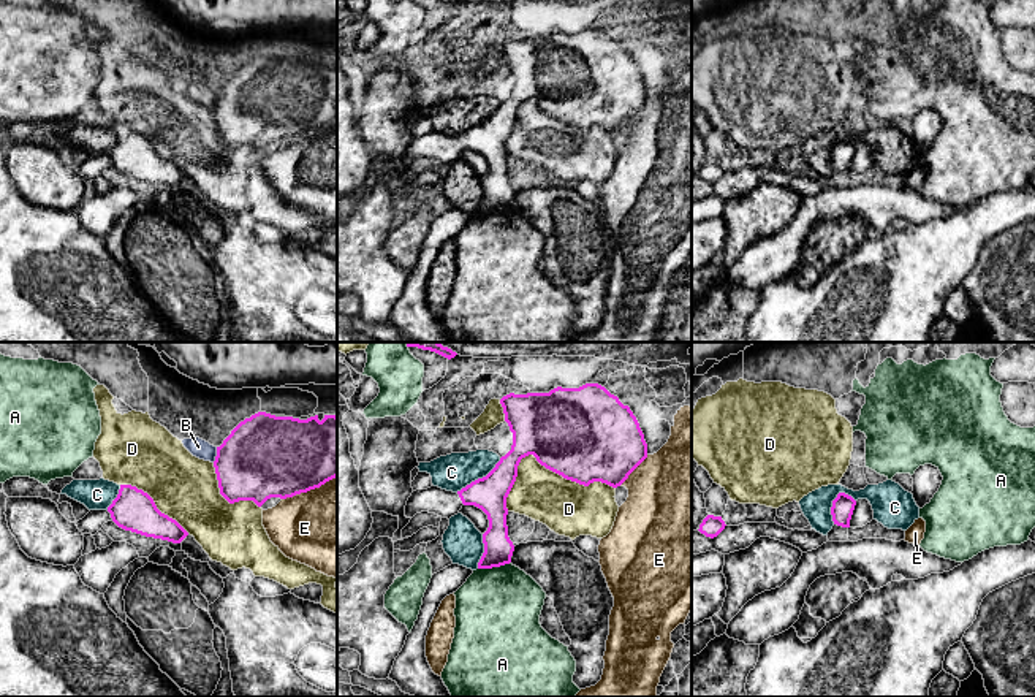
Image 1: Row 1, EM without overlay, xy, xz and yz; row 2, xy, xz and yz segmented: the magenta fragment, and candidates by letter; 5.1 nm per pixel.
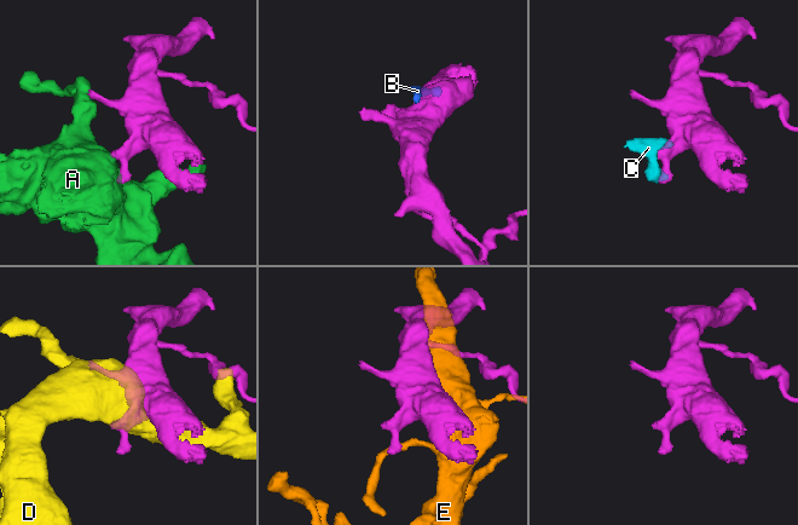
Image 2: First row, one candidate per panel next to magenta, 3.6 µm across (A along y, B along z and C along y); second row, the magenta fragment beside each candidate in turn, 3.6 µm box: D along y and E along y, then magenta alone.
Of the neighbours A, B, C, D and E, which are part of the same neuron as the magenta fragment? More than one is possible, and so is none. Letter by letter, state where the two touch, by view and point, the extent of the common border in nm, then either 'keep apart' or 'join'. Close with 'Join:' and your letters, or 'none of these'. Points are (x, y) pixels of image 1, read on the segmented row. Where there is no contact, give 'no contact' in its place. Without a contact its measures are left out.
A: xz (494, 566) | 170 nm | keep apart
B: xy (217, 455) | 80 nm | keep apart
C: yz (833, 506) | 180 nm | keep apart
D: xz (543, 464) | 550 nm | keep apart
E: xy (309, 490) | 300 nm | keep apart
Join: none of these

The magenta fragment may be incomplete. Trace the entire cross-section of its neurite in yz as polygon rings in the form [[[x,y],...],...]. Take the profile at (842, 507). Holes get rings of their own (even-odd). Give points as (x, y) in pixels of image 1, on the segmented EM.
[[[839,493],[837,497],[832,501],[832,507],[831,507],[834,524],[842,528],[850,528],[850,520],[851,520],[855,505],[856,505],[856,501],[851,496],[845,493]]]

